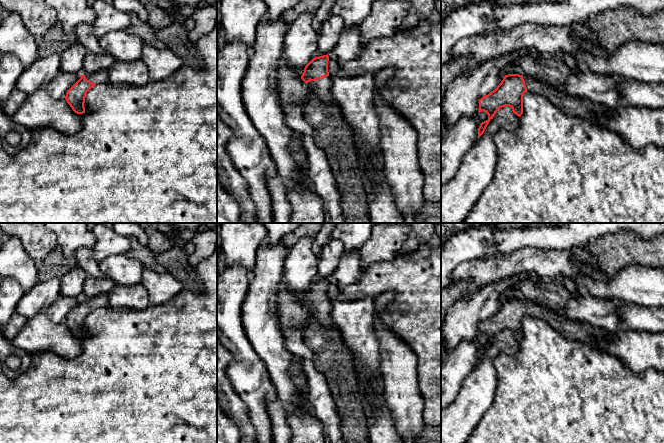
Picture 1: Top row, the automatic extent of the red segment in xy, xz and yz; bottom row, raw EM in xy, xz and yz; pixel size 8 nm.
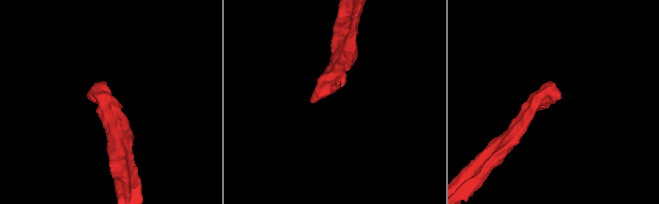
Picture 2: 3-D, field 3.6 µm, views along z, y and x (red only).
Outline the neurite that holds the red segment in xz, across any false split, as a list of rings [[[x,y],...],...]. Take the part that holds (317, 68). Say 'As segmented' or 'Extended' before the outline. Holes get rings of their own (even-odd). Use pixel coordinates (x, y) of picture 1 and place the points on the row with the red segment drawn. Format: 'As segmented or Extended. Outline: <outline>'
Extended. Outline: [[[323,55],[313,58],[304,68],[301,79],[309,89],[310,103],[317,101],[331,104],[334,102],[331,92],[333,80],[328,72],[329,56]]]

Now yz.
Extended. Outline: [[[508,74],[495,90],[479,100],[478,112],[486,112],[488,119],[480,124],[478,138],[484,133],[488,123],[500,108],[509,106],[513,113],[520,117],[523,114],[523,94],[527,91],[545,96],[554,106],[570,116],[593,120],[611,111],[590,100],[571,97],[558,90],[543,77],[533,78],[532,76]]]

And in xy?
Extended. Outline: [[[107,70],[92,75],[81,75],[81,78],[67,91],[65,99],[77,114],[85,113],[85,97],[87,92],[96,84],[109,83]]]

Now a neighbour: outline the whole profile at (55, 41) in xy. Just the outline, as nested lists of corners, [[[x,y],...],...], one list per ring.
[[[56,22],[45,35],[36,39],[38,56],[44,57],[51,54],[61,54],[68,47],[76,43],[75,29],[64,32],[62,26]]]

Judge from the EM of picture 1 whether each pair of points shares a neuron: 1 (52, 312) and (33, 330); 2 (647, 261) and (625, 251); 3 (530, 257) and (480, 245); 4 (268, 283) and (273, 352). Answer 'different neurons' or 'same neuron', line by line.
1: different neurons
2: same neuron
3: different neurons
4: same neuron

